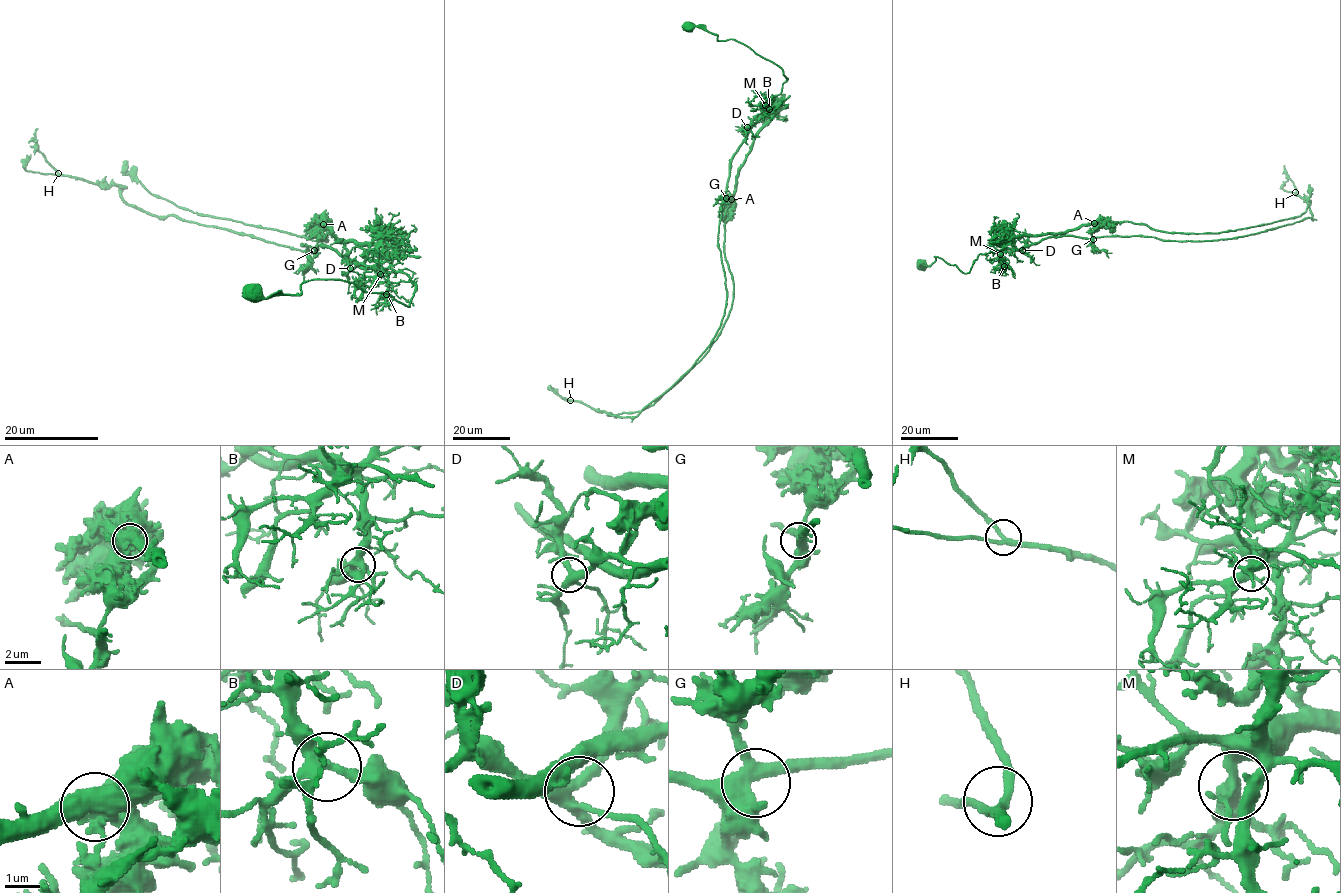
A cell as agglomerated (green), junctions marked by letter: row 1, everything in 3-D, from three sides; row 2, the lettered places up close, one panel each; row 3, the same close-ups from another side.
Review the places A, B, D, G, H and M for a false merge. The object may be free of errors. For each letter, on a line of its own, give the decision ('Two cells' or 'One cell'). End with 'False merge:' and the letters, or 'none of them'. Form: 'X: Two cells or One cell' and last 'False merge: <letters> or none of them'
A: Two cells
B: One cell
D: One cell
G: One cell
H: One cell
M: One cell
False merge: A

